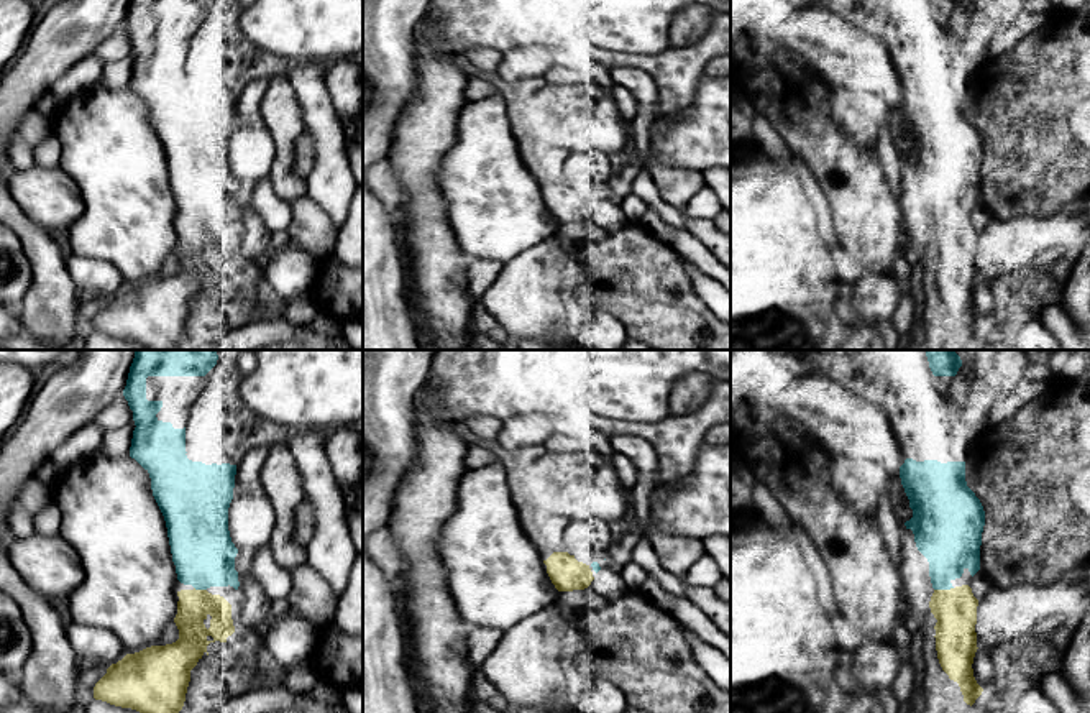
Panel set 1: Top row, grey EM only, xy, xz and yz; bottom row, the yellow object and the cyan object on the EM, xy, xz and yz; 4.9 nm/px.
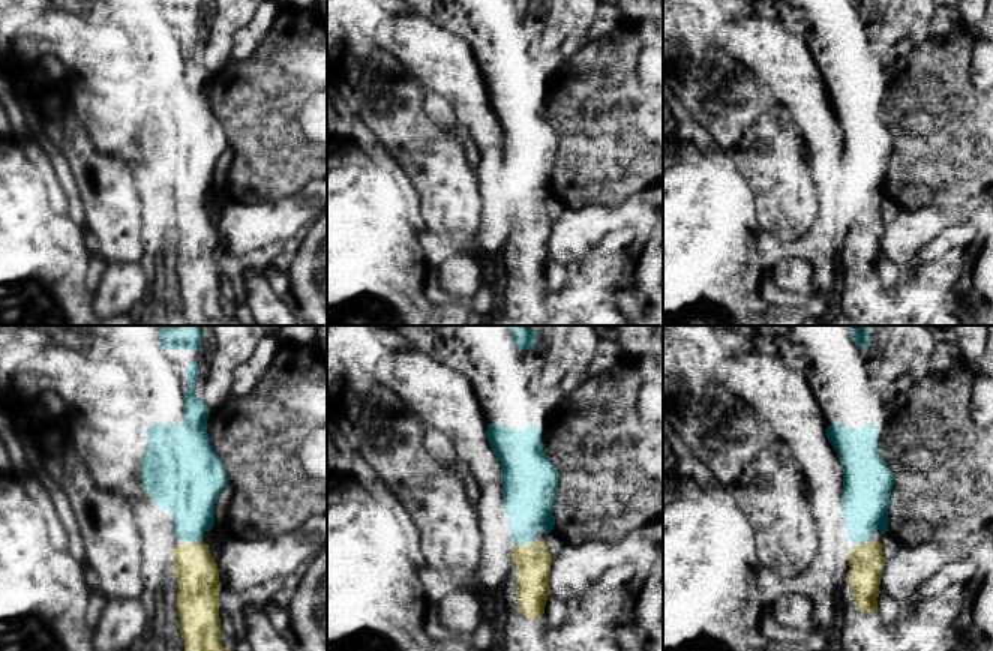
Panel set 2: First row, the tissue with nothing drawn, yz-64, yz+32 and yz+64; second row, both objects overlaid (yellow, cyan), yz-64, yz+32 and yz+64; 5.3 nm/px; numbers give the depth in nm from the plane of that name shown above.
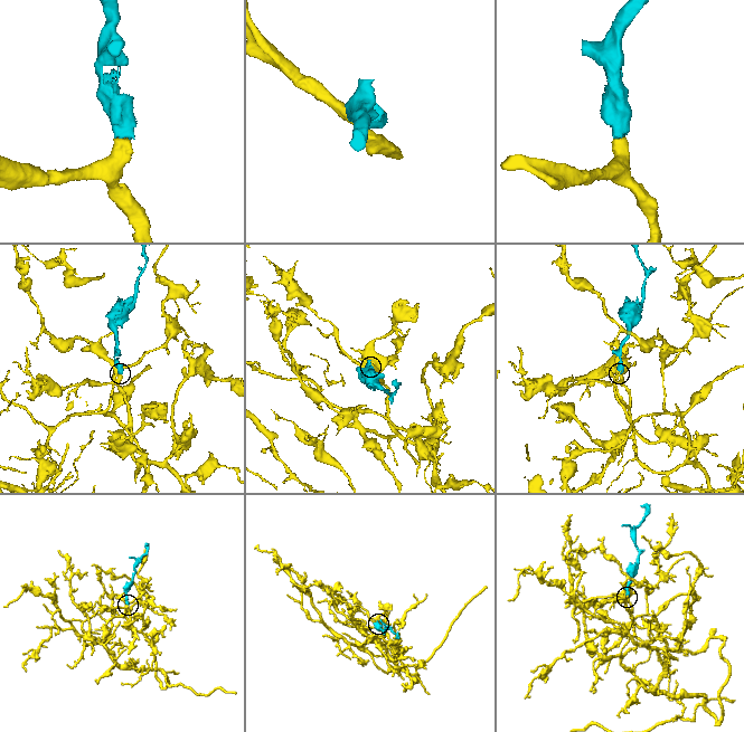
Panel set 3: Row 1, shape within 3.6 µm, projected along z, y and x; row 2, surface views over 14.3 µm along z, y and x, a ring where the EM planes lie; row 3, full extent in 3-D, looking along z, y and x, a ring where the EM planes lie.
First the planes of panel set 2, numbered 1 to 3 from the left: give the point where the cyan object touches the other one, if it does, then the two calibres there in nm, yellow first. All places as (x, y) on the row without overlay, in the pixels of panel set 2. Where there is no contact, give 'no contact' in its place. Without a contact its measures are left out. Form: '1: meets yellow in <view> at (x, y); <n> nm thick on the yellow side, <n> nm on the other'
1: meets yellow in yz-64 at (200, 206); 220 nm thick on the yellow side, 260 nm on the other
2: meets yellow in yz+32 at (524, 209); 190 nm thick on the yellow side, 280 nm on the other
3: meets yellow in yz+64 at (860, 207); 190 nm thick on the yellow side, 260 nm on the other

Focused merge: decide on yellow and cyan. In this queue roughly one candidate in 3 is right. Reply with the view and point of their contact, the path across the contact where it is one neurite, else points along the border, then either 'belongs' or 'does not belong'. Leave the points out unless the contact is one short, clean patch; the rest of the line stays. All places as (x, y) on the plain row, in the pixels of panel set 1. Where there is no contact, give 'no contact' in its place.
contact yz (943, 222); belongs

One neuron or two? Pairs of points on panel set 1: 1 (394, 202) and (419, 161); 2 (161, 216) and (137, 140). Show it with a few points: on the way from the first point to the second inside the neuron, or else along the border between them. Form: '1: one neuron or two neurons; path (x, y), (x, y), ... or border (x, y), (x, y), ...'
1: two neurons; border (386, 161), (403, 191), (403, 211), (398, 217)
2: one neuron; path (143, 197), (137, 191), (137, 158)

